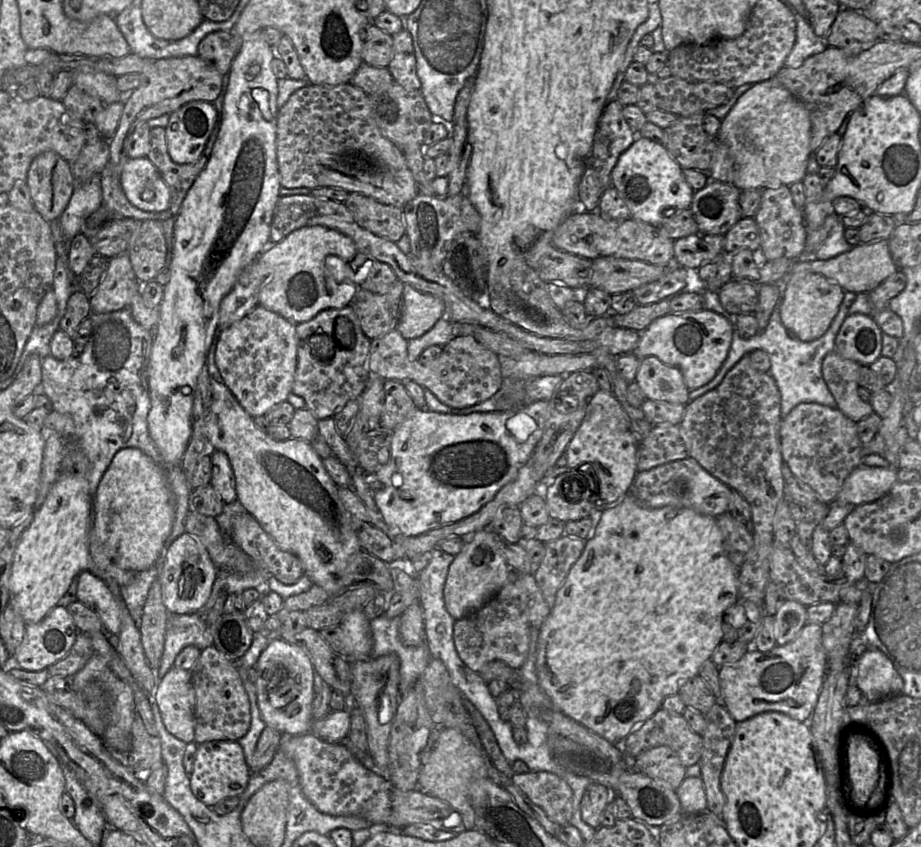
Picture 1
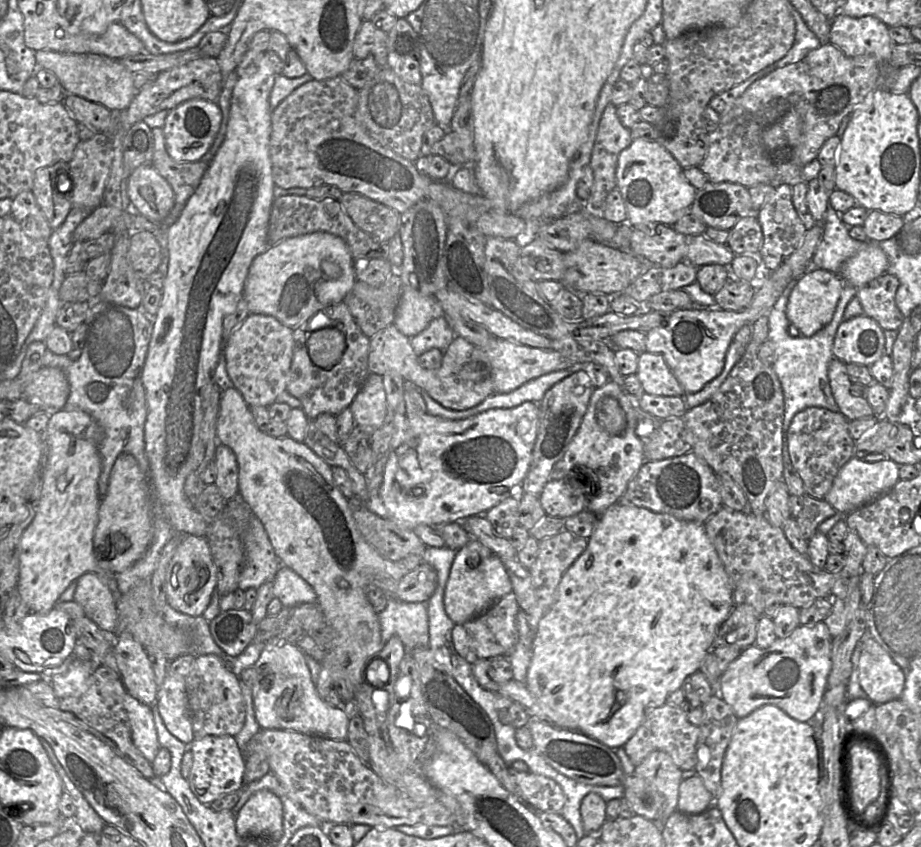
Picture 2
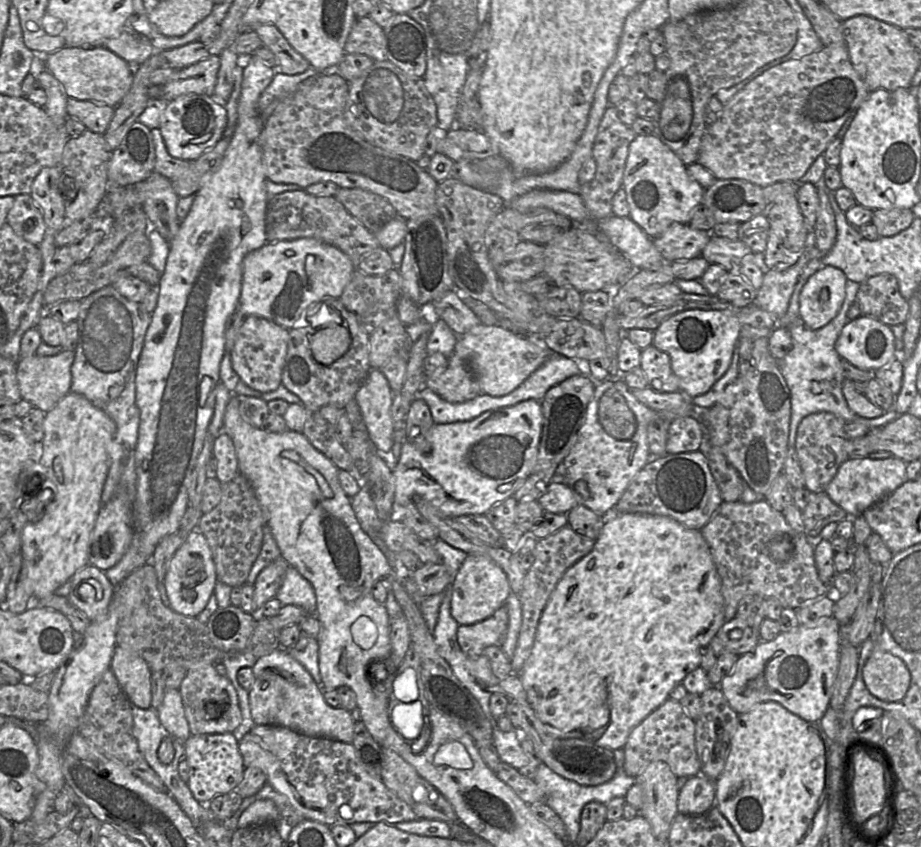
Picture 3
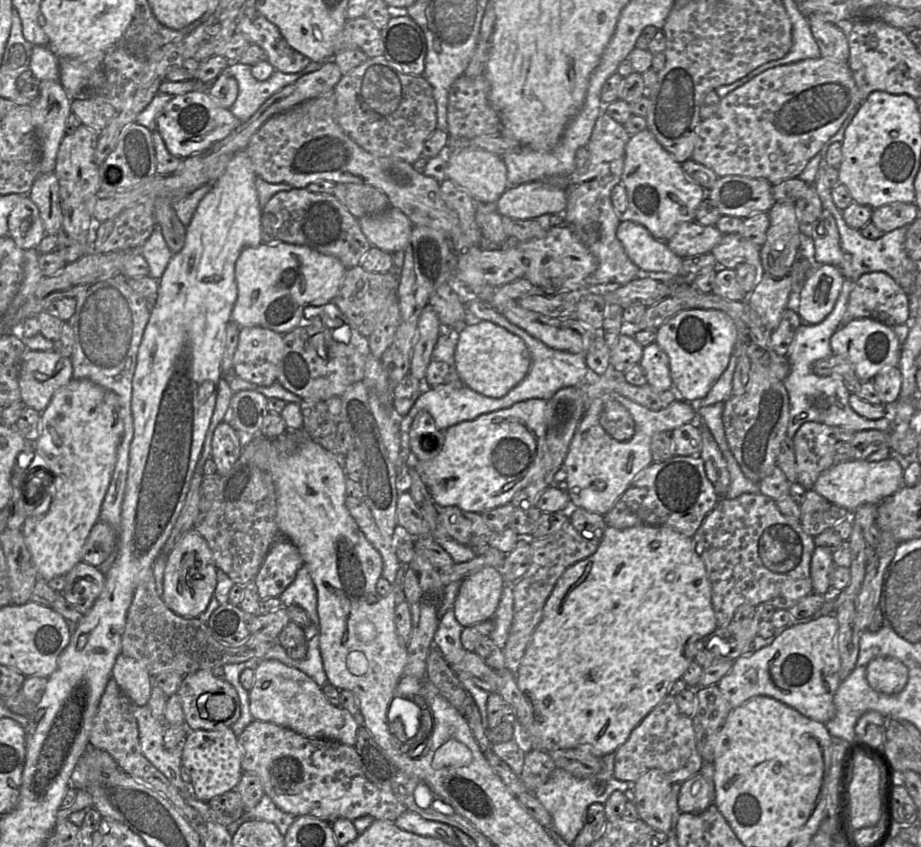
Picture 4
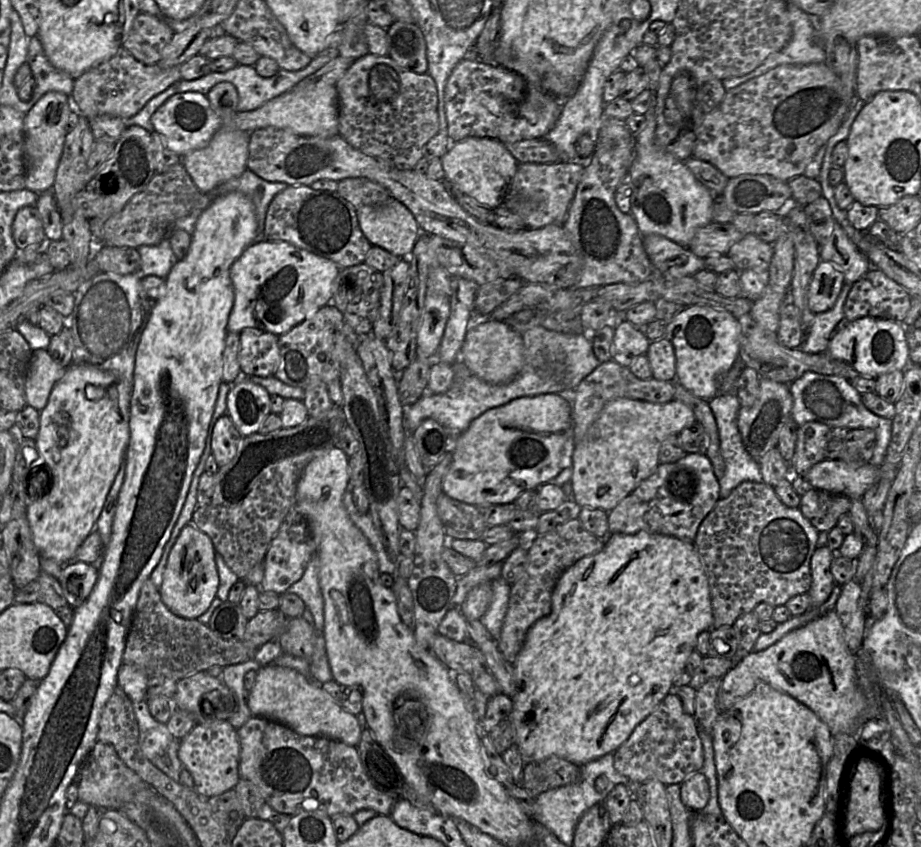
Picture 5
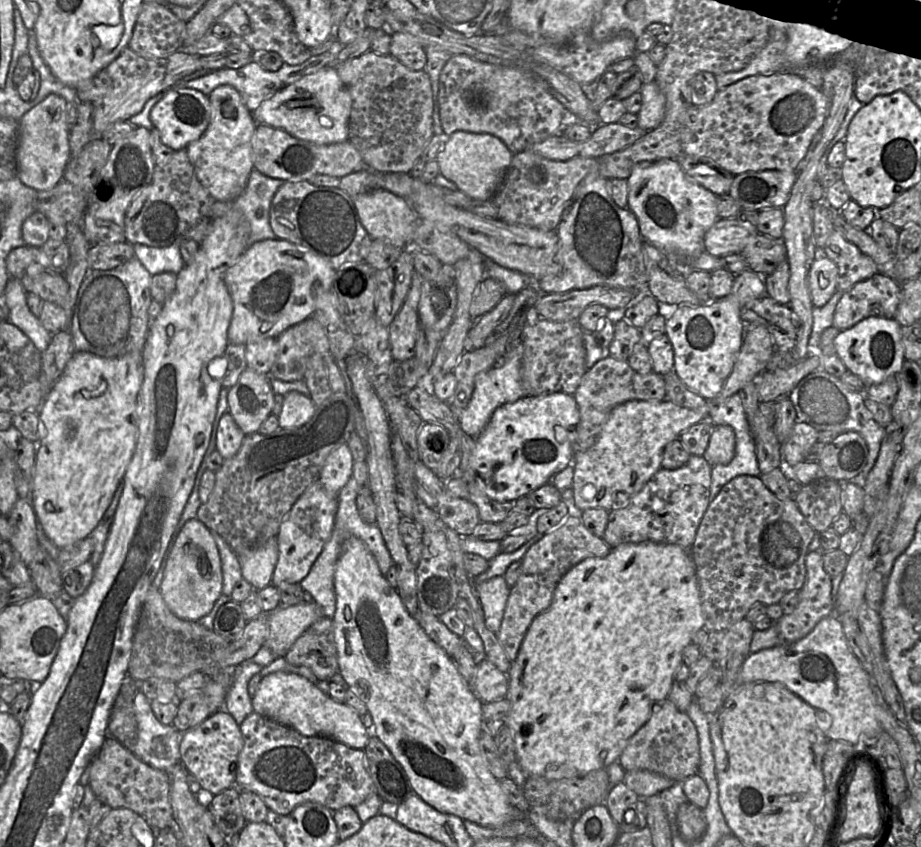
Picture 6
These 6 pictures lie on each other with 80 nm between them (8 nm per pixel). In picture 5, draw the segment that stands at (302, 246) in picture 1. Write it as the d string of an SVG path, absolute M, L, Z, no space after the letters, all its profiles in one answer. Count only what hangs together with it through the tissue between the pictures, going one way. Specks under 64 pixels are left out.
M259 238L242 252L230 268L234 305L228 319L227 331L240 334L245 328L257 328L282 336L331 302L340 270L333 261L288 242Z

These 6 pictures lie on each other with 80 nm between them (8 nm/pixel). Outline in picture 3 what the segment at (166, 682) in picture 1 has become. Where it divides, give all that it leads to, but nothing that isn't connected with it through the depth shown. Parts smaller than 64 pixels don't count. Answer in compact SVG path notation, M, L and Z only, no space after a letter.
M178 689L165 691L162 703L157 708L157 713L168 736L179 741L186 741L191 736Z

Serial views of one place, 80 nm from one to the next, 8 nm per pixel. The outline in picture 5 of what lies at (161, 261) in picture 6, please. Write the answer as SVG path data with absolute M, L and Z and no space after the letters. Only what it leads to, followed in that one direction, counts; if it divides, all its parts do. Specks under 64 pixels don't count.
M167 239L153 246L142 245L137 251L141 259L140 272L143 276L154 275L166 278L178 261Z

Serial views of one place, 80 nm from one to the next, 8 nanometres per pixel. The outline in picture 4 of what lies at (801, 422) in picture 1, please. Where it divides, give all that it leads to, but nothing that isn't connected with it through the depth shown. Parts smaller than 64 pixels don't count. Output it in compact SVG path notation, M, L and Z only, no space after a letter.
M806 422L794 438L798 482L808 491L818 477L835 464L838 440L835 428L820 422Z

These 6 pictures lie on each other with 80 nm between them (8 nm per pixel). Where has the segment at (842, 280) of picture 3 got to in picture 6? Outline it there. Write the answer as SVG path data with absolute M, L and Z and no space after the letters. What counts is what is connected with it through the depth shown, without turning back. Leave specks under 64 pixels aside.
M819 251L810 268L810 295L814 307L828 303L837 291L838 267Z

